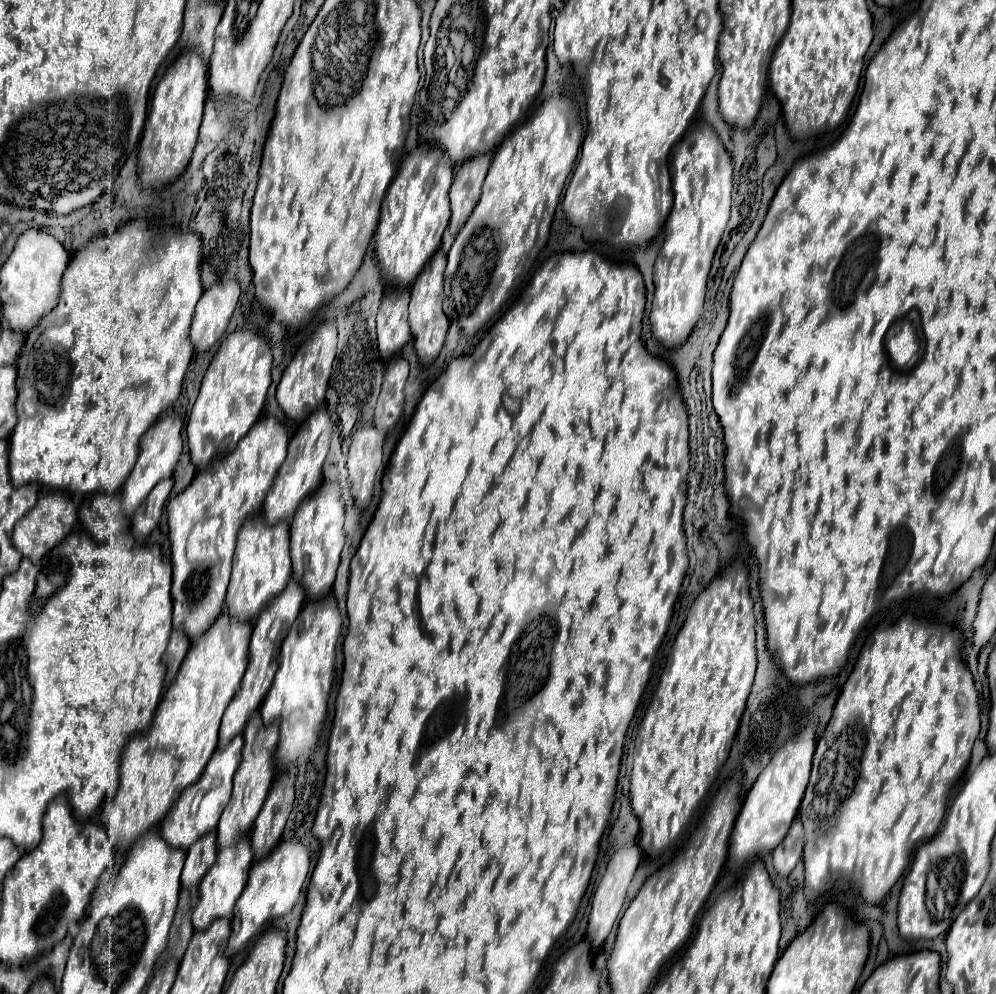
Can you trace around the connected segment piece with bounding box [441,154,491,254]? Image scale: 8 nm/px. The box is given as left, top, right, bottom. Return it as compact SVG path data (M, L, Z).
M481 154L481 156L475 156L475 158L467 160L467 164L463 164L457 170L453 186L449 190L451 222L447 226L447 232L443 234L443 244L441 244L443 254L449 252L455 236L465 226L465 222L471 216L475 204L479 202L481 186L483 186L483 180L487 176L489 164L491 164L491 156L489 154Z

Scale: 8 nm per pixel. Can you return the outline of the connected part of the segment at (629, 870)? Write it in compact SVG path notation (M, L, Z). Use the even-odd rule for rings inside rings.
M637 844L633 846L625 846L621 850L617 850L613 854L613 858L609 860L609 866L607 866L607 872L601 880L601 884L597 886L595 894L593 894L593 904L591 904L591 914L589 914L589 926L587 926L587 940L593 948L599 948L605 938L609 936L621 908L623 908L623 902L625 902L625 892L627 892L627 886L639 866L639 860L641 860L641 848Z

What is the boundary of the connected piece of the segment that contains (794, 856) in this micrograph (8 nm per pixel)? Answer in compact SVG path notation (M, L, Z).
M795 818L795 822L791 824L787 838L773 850L773 866L775 872L779 876L789 876L795 868L795 864L801 860L803 856L803 826L801 820Z

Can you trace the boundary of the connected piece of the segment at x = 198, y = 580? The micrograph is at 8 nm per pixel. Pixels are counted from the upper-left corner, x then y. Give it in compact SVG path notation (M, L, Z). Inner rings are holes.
M263 416L251 426L231 454L215 462L213 468L199 472L189 488L169 500L167 522L173 564L173 628L185 630L189 640L197 640L223 612L237 532L245 520L261 512L263 500L287 456L287 444L287 428L273 416ZM215 516L221 518L221 528L215 538L215 558L207 558L207 552L189 552L189 536L193 528Z

